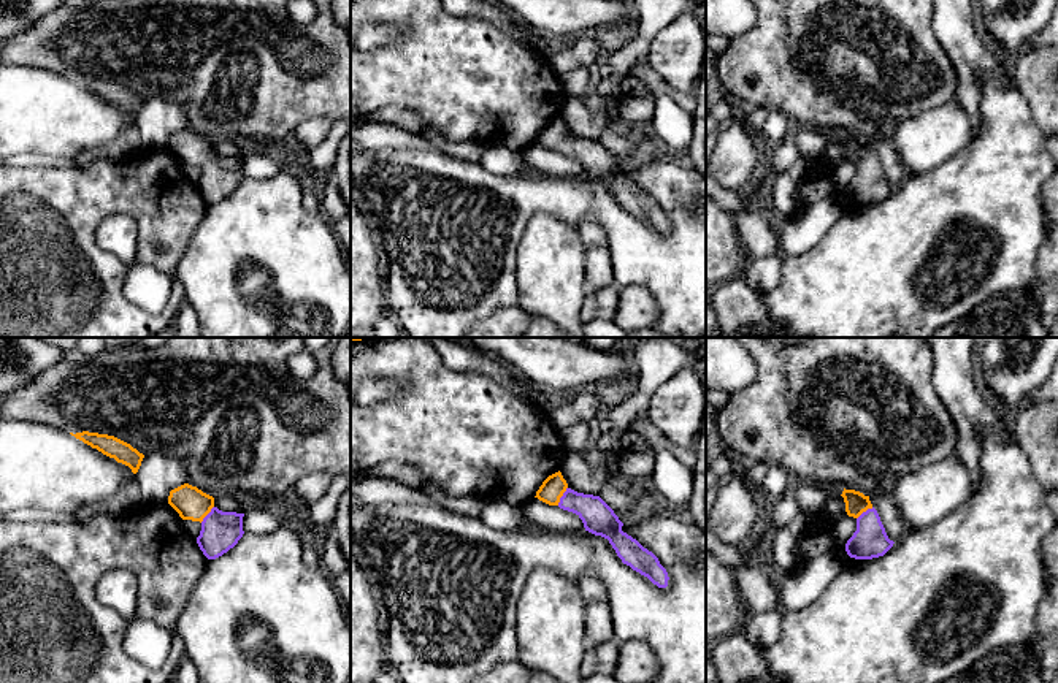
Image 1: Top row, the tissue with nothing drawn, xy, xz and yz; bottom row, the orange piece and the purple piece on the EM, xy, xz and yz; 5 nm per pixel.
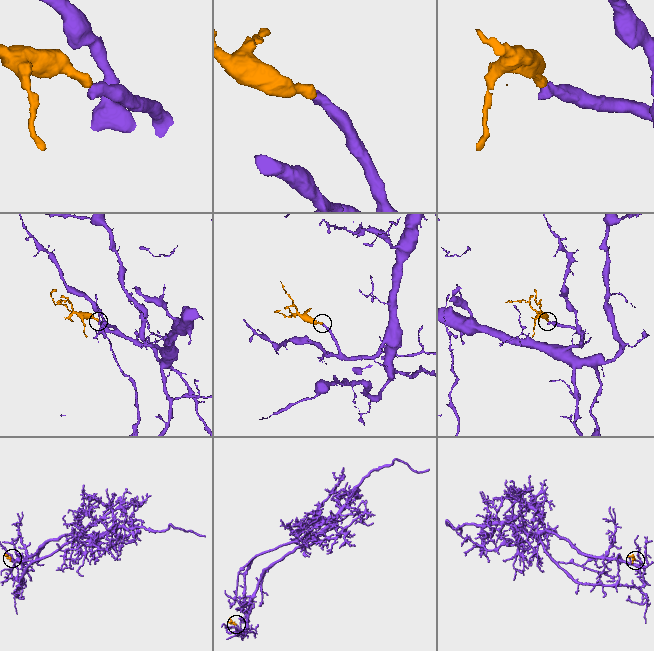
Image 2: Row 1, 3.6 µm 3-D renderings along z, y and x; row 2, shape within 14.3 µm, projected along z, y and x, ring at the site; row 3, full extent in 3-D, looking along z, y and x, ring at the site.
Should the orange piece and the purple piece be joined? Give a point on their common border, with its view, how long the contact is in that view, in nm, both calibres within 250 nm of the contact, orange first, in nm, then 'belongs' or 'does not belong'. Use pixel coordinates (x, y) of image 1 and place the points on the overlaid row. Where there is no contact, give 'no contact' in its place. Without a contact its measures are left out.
meets orange in xz at (562, 495); contact 110 nm long; 120 nm thick on the orange side, 160 nm on the other; belongs

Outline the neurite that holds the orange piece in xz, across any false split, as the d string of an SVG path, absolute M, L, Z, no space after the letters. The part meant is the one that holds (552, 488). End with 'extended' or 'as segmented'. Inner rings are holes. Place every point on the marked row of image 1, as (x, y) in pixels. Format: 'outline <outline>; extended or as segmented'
outline M558 471L542 482L535 498L576 513L585 531L609 540L623 564L647 577L658 588L668 586L669 577L658 558L622 531L623 523L600 496L571 490Z; extended

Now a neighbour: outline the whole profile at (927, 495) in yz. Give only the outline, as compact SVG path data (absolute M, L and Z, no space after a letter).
M950 455L901 477L893 501L909 529L931 526L972 493L972 475L966 464Z

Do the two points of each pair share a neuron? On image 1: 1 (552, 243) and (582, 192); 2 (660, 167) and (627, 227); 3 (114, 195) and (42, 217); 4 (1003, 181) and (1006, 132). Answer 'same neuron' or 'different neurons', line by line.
1: different neurons
2: same neuron
3: same neuron
4: same neuron

